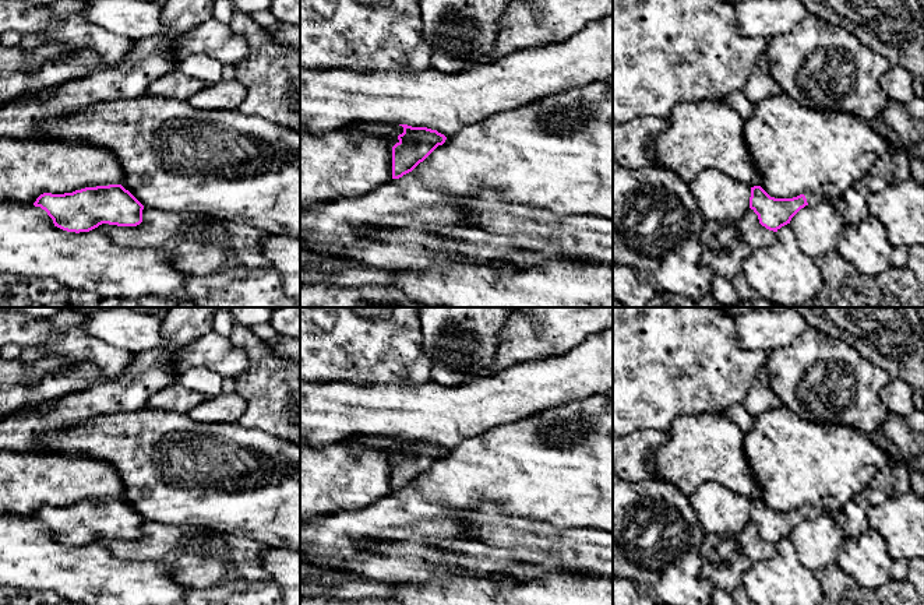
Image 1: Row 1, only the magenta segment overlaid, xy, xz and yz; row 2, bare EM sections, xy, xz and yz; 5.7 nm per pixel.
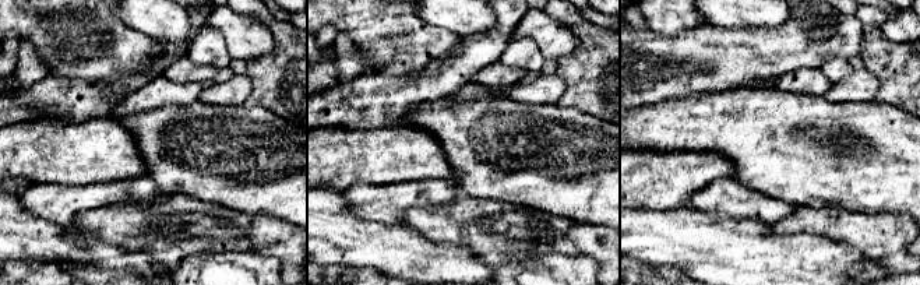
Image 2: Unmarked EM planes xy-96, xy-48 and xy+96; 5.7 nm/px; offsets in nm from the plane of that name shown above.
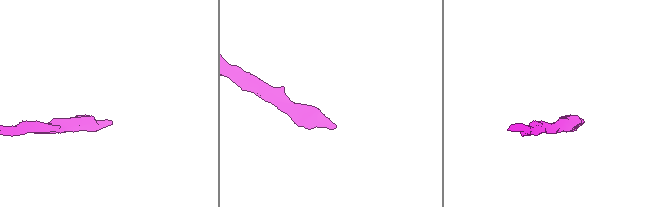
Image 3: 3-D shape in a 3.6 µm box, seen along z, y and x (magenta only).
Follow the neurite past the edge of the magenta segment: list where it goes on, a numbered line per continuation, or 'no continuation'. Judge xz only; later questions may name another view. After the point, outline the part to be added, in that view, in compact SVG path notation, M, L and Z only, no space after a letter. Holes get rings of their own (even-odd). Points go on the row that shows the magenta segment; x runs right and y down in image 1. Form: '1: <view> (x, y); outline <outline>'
no continuation

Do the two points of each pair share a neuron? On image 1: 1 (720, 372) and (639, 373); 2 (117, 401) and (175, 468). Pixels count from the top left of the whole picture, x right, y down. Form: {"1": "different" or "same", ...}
{"1": "same", "2": "different"}

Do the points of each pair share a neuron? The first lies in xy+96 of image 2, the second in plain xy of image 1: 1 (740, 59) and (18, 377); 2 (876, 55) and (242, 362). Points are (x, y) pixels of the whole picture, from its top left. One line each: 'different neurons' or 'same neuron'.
1: same neuron
2: different neurons

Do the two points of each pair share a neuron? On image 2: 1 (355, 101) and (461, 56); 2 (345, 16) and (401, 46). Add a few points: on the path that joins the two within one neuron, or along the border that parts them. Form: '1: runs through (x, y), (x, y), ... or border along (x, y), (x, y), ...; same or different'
1: runs through (381, 99), (434, 83); same
2: runs through (359, 16), (366, 17), (387, 34); same

